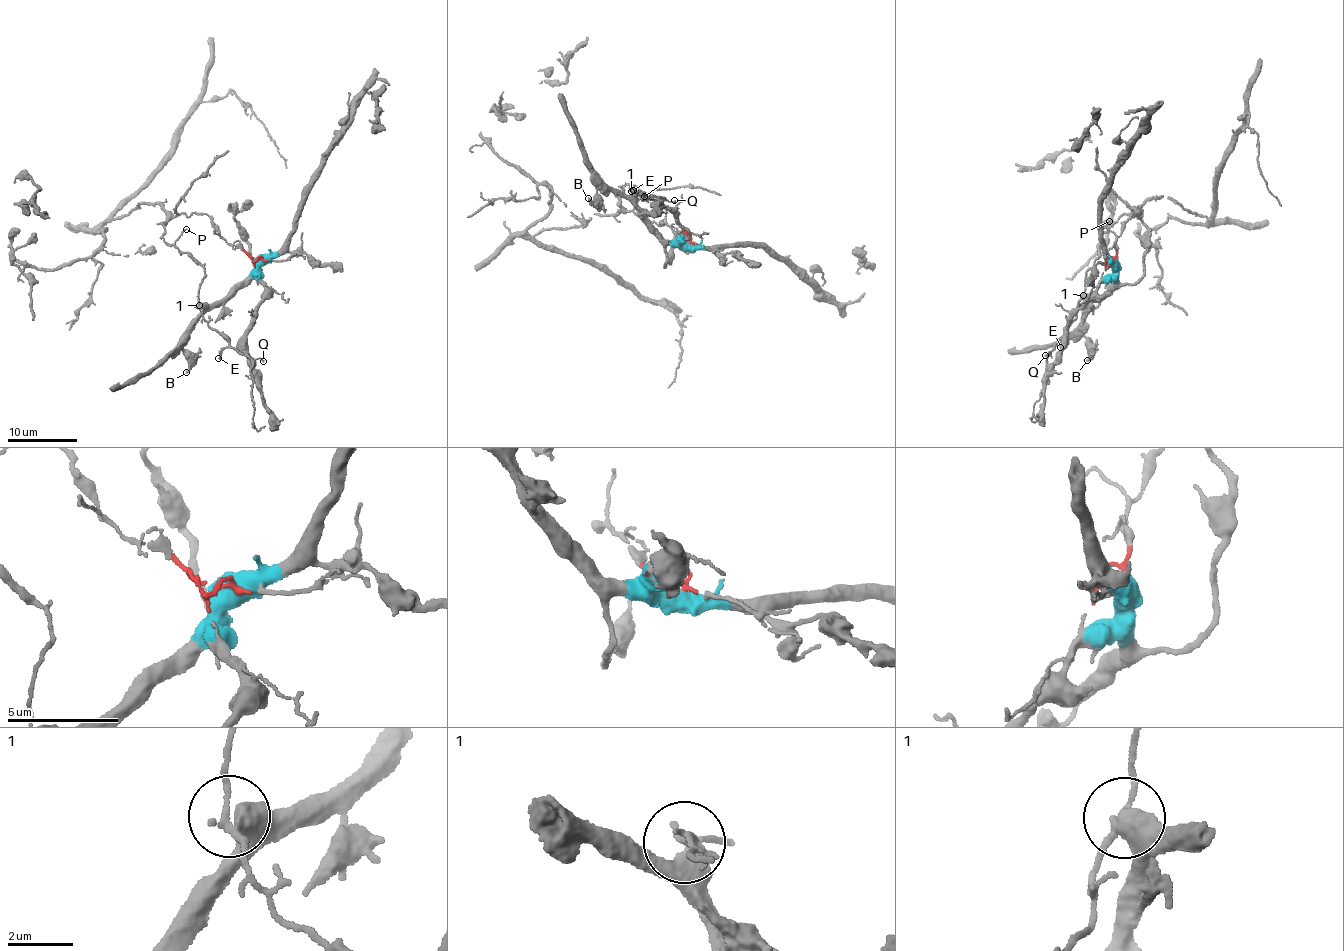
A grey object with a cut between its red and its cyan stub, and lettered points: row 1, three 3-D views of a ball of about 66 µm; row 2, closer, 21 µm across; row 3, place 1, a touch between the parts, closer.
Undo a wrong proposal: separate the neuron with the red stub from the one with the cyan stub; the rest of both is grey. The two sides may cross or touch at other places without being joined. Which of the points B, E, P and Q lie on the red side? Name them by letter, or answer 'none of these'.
E, P, Q

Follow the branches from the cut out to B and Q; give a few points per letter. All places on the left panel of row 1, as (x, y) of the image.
B: (259, 260), (259, 267), (199, 317), (187, 334), (187, 344), (181, 349), (188, 360), (186, 373)
Q: (259, 260), (222, 238), (204, 213), (162, 223), (166, 244), (204, 270), (203, 319), (263, 361)

